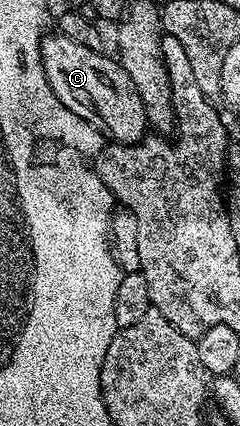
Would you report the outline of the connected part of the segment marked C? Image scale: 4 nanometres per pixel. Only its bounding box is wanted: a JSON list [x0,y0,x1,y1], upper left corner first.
[40,35,147,144]

